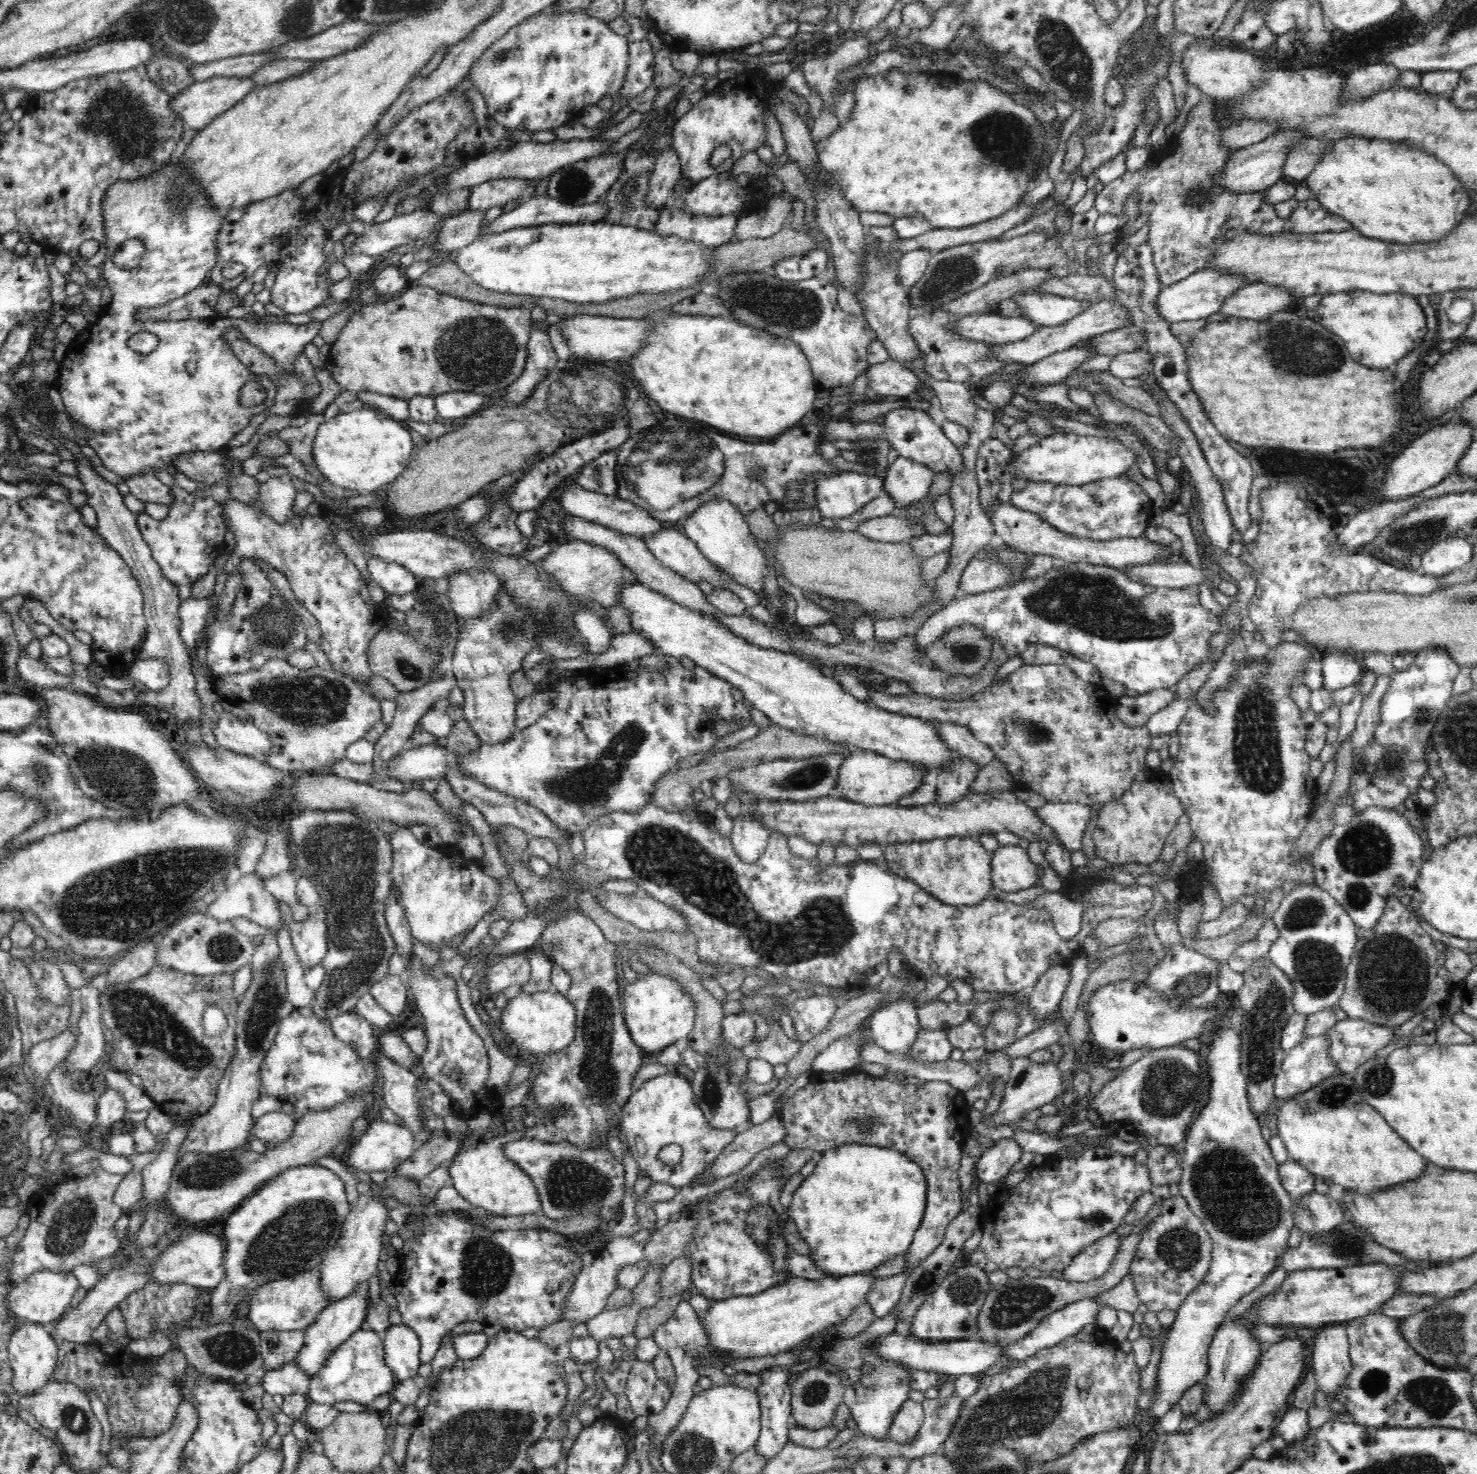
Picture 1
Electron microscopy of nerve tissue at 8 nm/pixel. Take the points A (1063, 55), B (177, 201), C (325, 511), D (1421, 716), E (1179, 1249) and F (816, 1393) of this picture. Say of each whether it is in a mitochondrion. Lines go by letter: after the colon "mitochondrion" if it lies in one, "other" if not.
A: mitochondrion
B: mitochondrion
C: other
D: mitochondrion
E: mitochondrion
F: mitochondrion

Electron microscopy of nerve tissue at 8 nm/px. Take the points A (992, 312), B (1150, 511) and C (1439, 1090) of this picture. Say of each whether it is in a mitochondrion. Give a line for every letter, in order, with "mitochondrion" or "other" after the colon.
A: other
B: other
C: other

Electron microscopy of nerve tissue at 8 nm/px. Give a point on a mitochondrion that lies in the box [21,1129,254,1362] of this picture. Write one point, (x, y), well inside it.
(73, 1221)

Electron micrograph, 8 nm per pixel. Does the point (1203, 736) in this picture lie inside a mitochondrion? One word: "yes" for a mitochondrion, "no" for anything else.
no

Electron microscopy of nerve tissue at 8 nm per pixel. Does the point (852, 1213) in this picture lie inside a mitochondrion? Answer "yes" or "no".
no

